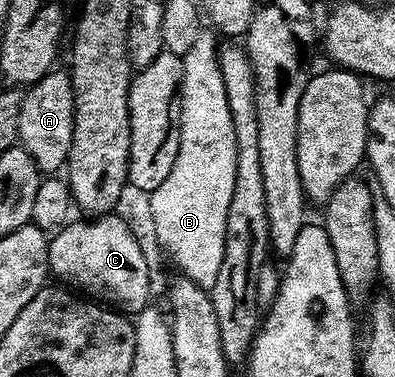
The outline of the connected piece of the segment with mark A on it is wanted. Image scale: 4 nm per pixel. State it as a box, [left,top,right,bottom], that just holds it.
[18,71,74,173]

